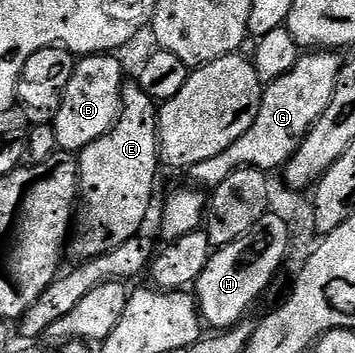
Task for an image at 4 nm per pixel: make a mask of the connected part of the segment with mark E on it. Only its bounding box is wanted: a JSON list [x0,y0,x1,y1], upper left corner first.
[68,81,160,261]

